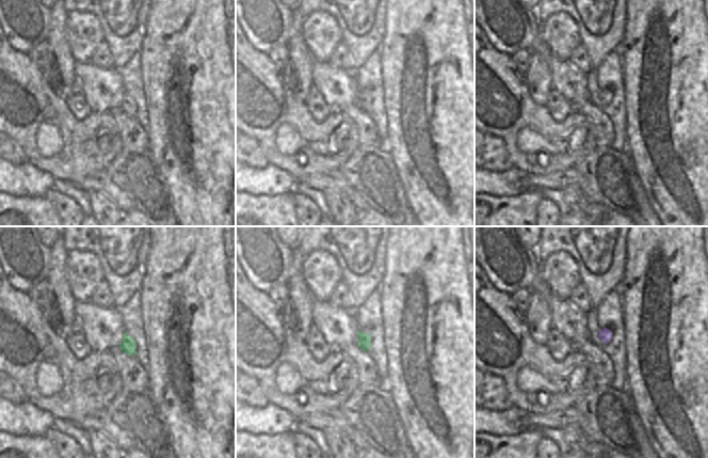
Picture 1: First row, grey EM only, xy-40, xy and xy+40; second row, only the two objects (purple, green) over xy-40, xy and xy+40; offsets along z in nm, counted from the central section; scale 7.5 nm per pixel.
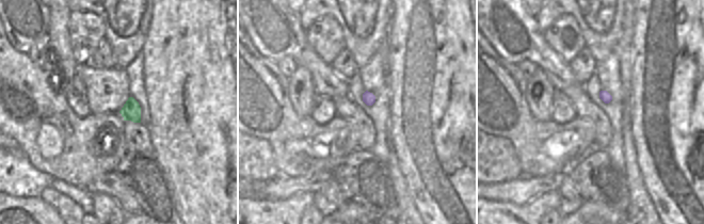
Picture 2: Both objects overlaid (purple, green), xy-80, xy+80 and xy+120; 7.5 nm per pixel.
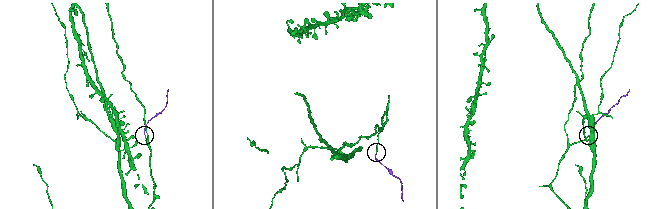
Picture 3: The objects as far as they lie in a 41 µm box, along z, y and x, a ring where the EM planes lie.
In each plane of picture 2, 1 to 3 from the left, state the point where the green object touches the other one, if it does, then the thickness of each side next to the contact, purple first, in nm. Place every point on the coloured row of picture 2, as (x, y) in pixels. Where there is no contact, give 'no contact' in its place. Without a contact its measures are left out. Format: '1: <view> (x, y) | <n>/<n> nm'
1: no contact
2: no contact
3: no contact

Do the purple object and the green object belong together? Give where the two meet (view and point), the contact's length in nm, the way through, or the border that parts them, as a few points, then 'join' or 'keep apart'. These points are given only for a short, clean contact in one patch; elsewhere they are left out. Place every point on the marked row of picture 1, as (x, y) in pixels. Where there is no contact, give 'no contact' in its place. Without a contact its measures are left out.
xy+40 (602, 341) | 30 nm | across xy+40 (606, 335), (602, 341), (601, 341) | join

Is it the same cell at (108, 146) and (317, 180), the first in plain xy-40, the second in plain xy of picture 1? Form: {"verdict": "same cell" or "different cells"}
{"verdict": "different cells"}

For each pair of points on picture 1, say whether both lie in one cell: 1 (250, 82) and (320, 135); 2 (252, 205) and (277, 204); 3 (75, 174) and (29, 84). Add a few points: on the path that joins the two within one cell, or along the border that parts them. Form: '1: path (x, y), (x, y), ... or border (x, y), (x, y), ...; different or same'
1: path (267, 99), (280, 109), (293, 112), (303, 122); same
2: path (258, 205), (271, 204); same
3: path (75, 152), (75, 133), (49, 107); same

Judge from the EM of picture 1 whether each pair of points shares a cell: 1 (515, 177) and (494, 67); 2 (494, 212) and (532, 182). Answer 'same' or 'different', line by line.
1: different
2: different

